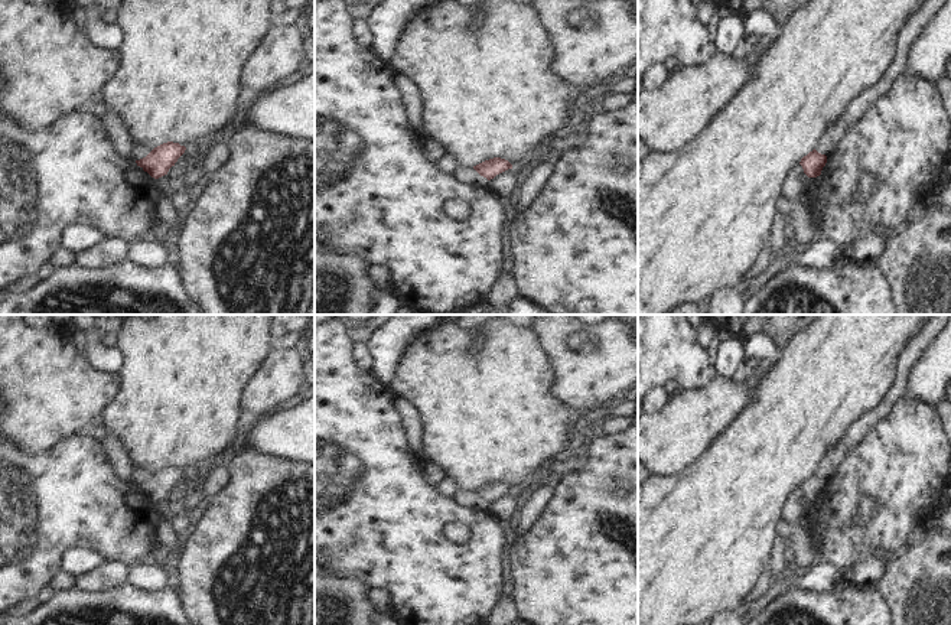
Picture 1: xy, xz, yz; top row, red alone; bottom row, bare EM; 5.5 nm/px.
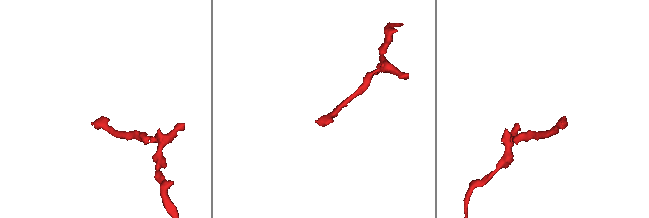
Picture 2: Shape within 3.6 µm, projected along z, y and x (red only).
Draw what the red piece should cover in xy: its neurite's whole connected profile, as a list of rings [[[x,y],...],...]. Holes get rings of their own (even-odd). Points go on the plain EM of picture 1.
[[[133,465],[131,478],[144,495],[152,501],[159,502],[167,498],[178,482],[185,476],[186,471],[179,466],[167,465],[157,471],[146,469],[140,465]]]

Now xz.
[[[494,481],[485,484],[476,489],[459,488],[453,498],[465,507],[478,510],[478,511],[488,511],[488,505],[494,502],[496,498],[512,492],[512,488],[501,481]]]

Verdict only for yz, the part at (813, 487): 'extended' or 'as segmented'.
extended

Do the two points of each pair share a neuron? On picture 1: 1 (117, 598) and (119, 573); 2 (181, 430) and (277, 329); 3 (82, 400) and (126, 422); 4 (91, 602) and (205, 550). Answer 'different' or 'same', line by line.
1: different
2: different
3: different
4: different

